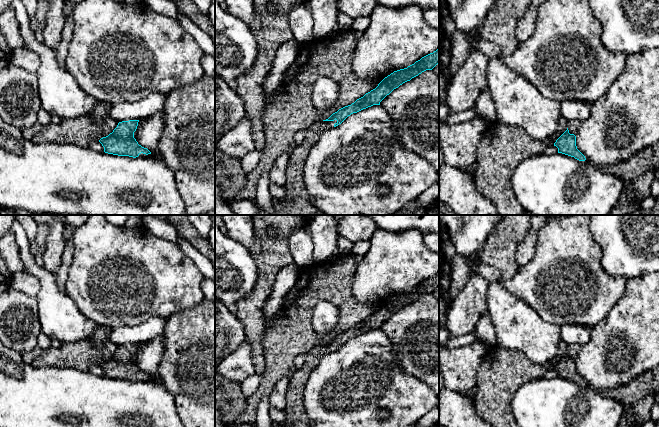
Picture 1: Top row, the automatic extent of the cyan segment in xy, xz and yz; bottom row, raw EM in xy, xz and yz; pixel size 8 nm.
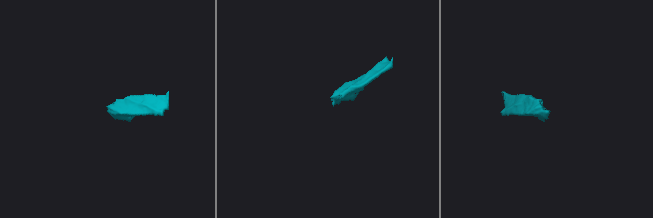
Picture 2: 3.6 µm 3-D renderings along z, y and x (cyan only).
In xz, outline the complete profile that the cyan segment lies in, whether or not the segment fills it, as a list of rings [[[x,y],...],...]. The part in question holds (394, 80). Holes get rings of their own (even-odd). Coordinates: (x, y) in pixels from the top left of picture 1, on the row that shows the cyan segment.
[[[439,49],[422,57],[407,68],[394,71],[385,77],[375,89],[366,93],[351,105],[339,109],[326,120],[312,124],[307,129],[303,143],[289,151],[290,158],[284,184],[285,197],[281,200],[272,199],[272,211],[270,213],[258,207],[260,215],[325,215],[311,204],[303,180],[303,169],[311,148],[324,132],[338,126],[353,113],[373,105],[380,105],[380,102],[394,89],[422,72],[432,70],[438,63]]]

